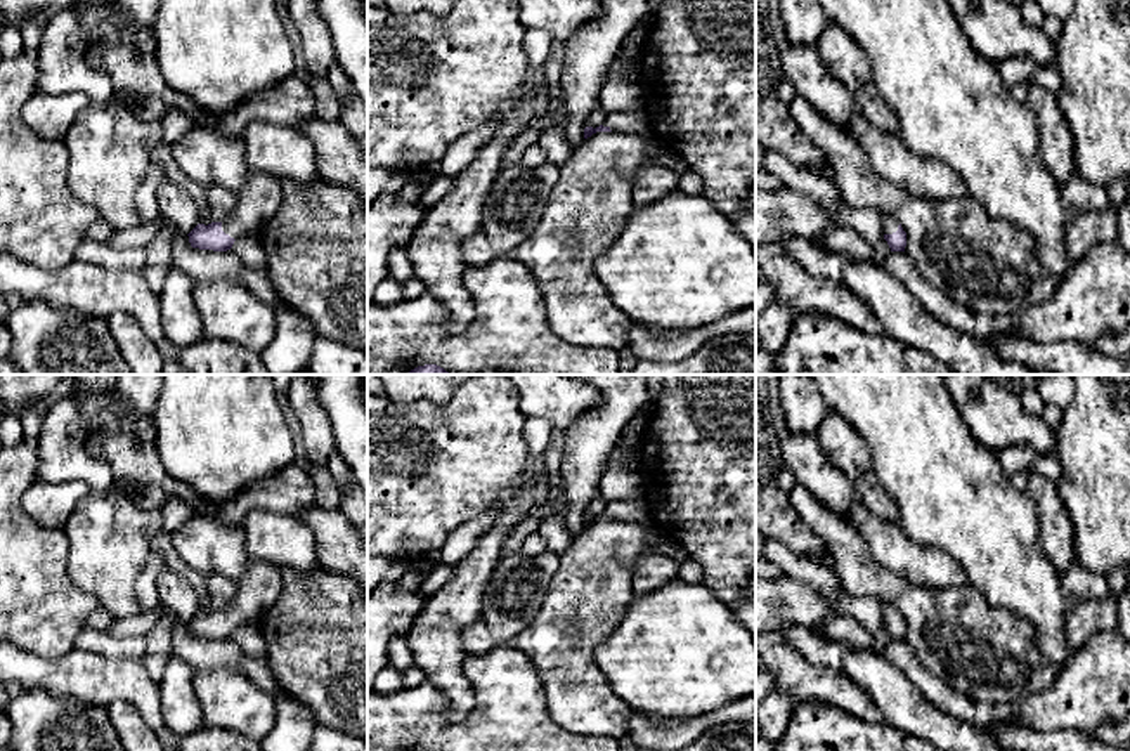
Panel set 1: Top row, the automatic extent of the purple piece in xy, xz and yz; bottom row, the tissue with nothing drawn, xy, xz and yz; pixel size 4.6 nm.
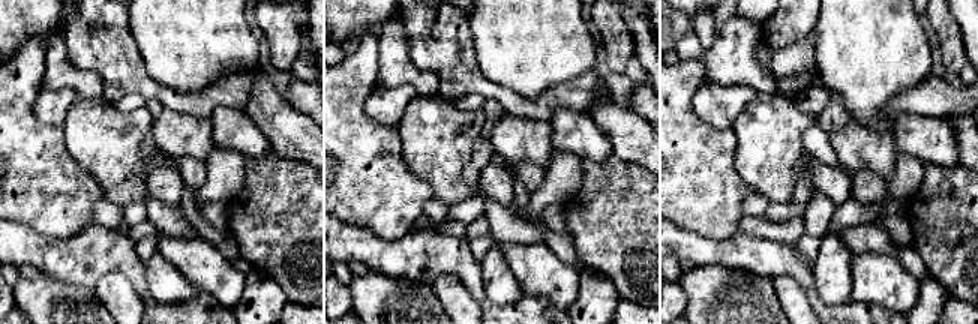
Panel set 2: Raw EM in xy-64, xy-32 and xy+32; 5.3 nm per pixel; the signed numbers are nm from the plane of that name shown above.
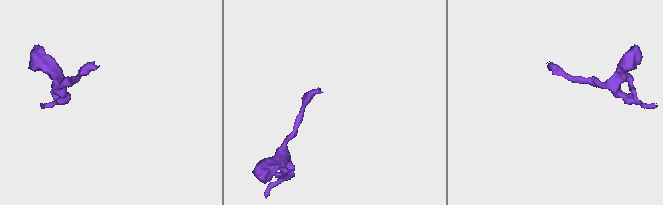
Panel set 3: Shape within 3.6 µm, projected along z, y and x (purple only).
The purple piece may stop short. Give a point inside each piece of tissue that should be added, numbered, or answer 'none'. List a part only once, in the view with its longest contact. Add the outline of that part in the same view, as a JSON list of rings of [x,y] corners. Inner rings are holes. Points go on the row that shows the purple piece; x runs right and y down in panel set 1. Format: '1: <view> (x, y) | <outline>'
1: xy (260, 198) | [[[250,170],[246,184],[236,198],[234,210],[222,220],[222,231],[234,239],[246,232],[258,234],[281,206],[281,179]]]

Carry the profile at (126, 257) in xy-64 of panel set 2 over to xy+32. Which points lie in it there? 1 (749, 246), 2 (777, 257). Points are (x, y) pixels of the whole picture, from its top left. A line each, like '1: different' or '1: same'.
1: same
2: same

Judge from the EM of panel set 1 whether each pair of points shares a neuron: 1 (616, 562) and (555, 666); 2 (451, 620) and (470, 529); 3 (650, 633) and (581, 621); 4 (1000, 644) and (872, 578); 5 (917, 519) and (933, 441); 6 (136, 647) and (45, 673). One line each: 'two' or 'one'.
1: one
2: two
3: two
4: one
5: one
6: two

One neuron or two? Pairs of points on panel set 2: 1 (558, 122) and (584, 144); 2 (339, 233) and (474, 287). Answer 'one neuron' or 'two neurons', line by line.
1: one neuron
2: one neuron

